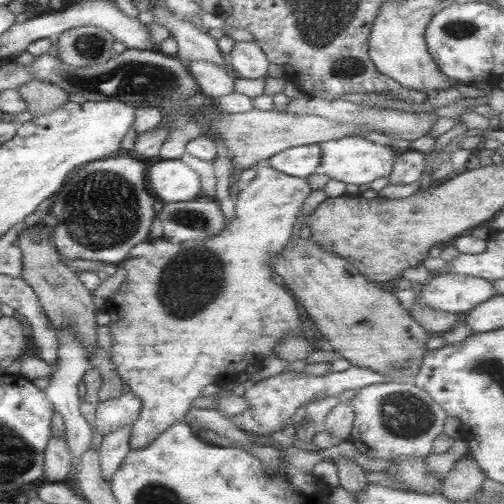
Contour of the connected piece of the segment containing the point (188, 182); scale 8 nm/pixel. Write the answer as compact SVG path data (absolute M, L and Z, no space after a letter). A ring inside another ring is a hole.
M180 159L148 162L147 181L149 193L164 203L195 201L203 195L199 175Z

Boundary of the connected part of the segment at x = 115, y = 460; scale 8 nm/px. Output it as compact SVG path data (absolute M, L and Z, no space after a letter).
M132 425L123 426L106 436L98 448L99 467L104 480L110 484L114 473L121 467L126 455L131 451Z

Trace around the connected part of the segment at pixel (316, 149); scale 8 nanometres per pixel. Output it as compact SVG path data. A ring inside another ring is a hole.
M319 144L300 146L278 152L268 162L274 170L287 176L306 179L316 173L316 168L321 165L321 147Z

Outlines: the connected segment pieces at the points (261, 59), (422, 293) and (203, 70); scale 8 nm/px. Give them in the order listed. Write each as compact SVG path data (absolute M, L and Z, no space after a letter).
M237 42L228 56L228 62L236 77L247 79L266 77L270 66L262 47L255 42Z
M443 271L419 286L417 300L432 310L462 314L494 295L493 281Z
M193 60L186 65L197 82L200 92L208 98L215 100L234 91L235 77L222 66L203 60Z

